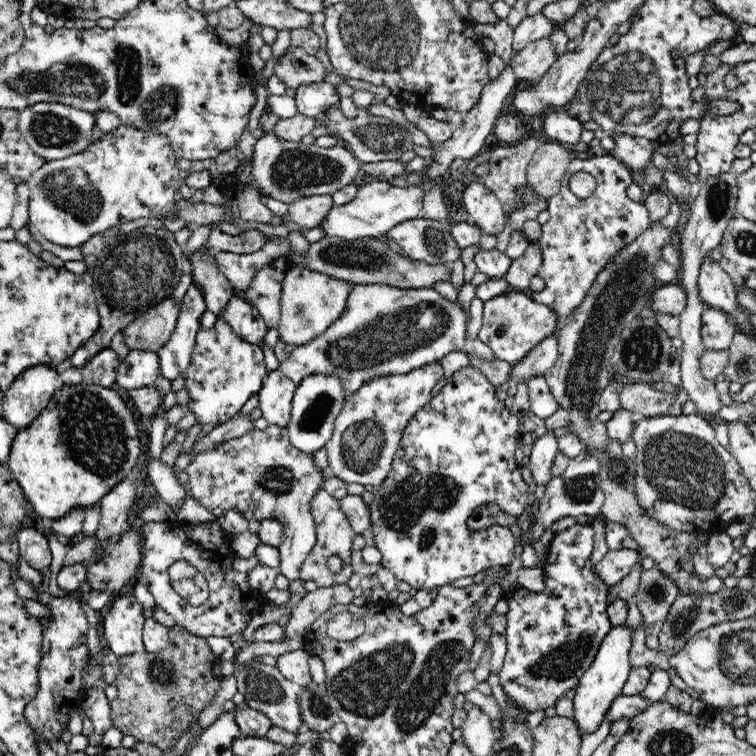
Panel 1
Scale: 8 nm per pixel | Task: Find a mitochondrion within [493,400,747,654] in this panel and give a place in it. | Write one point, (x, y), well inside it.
(688, 469)

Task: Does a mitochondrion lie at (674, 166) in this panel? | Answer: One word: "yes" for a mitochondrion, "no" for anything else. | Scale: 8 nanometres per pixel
no

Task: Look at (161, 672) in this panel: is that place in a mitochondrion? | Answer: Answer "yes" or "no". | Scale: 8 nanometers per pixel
yes

